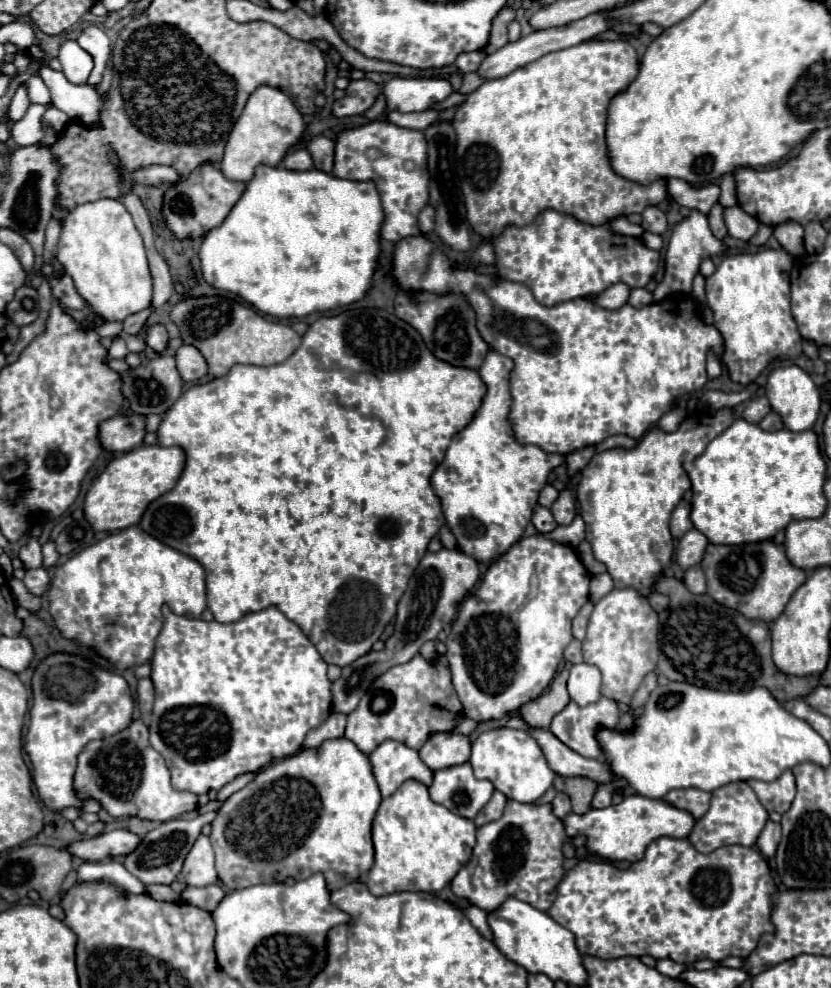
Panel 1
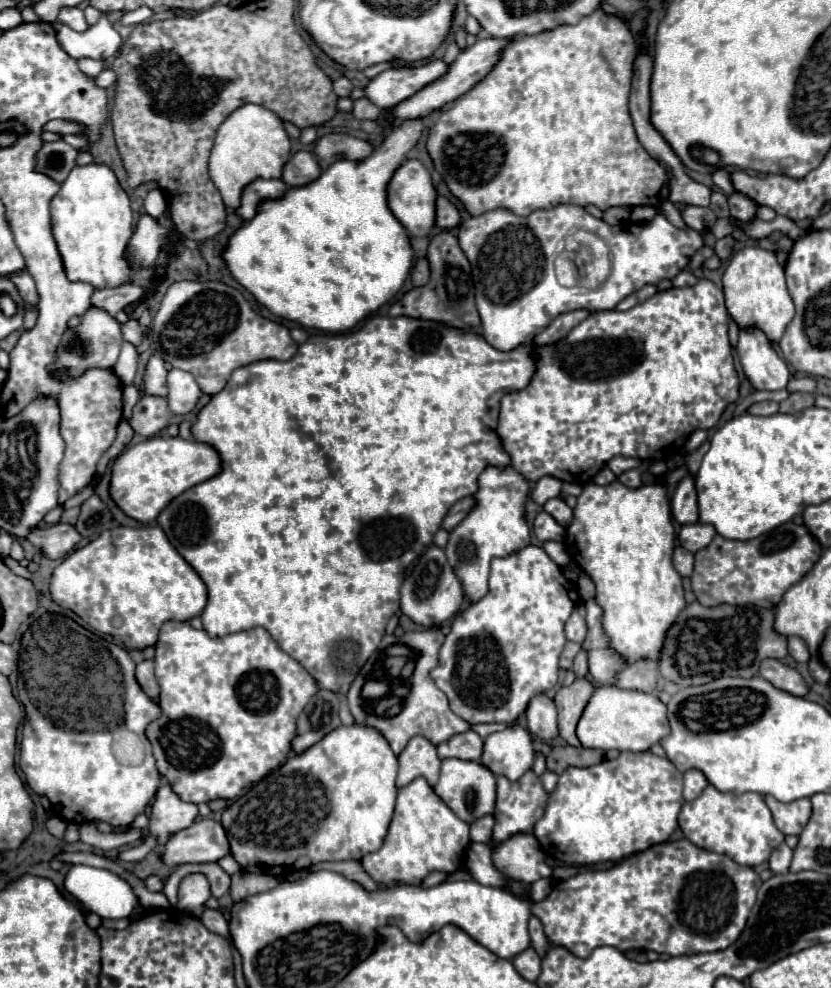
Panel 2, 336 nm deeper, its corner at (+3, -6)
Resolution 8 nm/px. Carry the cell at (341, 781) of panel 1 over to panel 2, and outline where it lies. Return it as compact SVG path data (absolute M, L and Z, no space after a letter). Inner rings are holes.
M358 723L340 725L308 751L292 755L276 773L264 777L222 813L234 859L248 873L268 875L284 875L290 869L304 869L320 861L360 861L366 853L378 851L384 841L394 813L396 771L398 759L378 729Z

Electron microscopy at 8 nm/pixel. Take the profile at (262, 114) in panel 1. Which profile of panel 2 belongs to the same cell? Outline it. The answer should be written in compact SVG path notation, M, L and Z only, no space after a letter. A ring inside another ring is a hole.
M244 105L240 109L236 109L218 129L216 139L214 139L214 147L210 153L210 179L214 181L216 189L220 191L224 205L228 209L238 209L240 207L240 197L242 197L242 189L252 183L254 179L280 179L282 177L282 167L286 165L286 161L290 159L290 139L282 127L282 119L278 115L274 115L272 111L264 109L262 105Z

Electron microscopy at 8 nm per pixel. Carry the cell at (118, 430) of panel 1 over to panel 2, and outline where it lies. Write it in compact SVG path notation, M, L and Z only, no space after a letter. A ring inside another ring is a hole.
M144 395L134 407L130 425L136 433L140 433L144 437L154 437L164 427L168 427L168 421L170 421L168 401L164 397Z

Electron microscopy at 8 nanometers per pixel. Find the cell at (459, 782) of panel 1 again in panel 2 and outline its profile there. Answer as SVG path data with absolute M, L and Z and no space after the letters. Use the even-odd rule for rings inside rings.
M444 759L440 781L434 787L436 795L444 799L444 803L466 823L474 823L476 819L494 813L496 803L496 777L494 773L478 761L462 761L462 759Z

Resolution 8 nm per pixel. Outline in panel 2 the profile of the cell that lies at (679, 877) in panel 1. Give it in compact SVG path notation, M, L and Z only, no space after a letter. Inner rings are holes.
M680 839L654 845L608 871L584 871L570 877L558 883L546 899L532 903L532 913L542 921L544 933L552 943L568 947L576 957L588 957L600 945L610 945L618 951L656 951L672 957L712 953L730 947L740 937L760 883L752 867L738 865L726 855L700 849L688 839Z

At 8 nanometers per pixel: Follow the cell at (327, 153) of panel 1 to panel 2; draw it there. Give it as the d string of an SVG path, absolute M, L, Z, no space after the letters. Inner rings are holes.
M324 135L316 141L314 147L314 155L320 163L322 169L328 169L332 163L340 161L340 159L352 159L352 161L360 161L366 159L372 153L372 145L368 141L350 137L350 135Z

